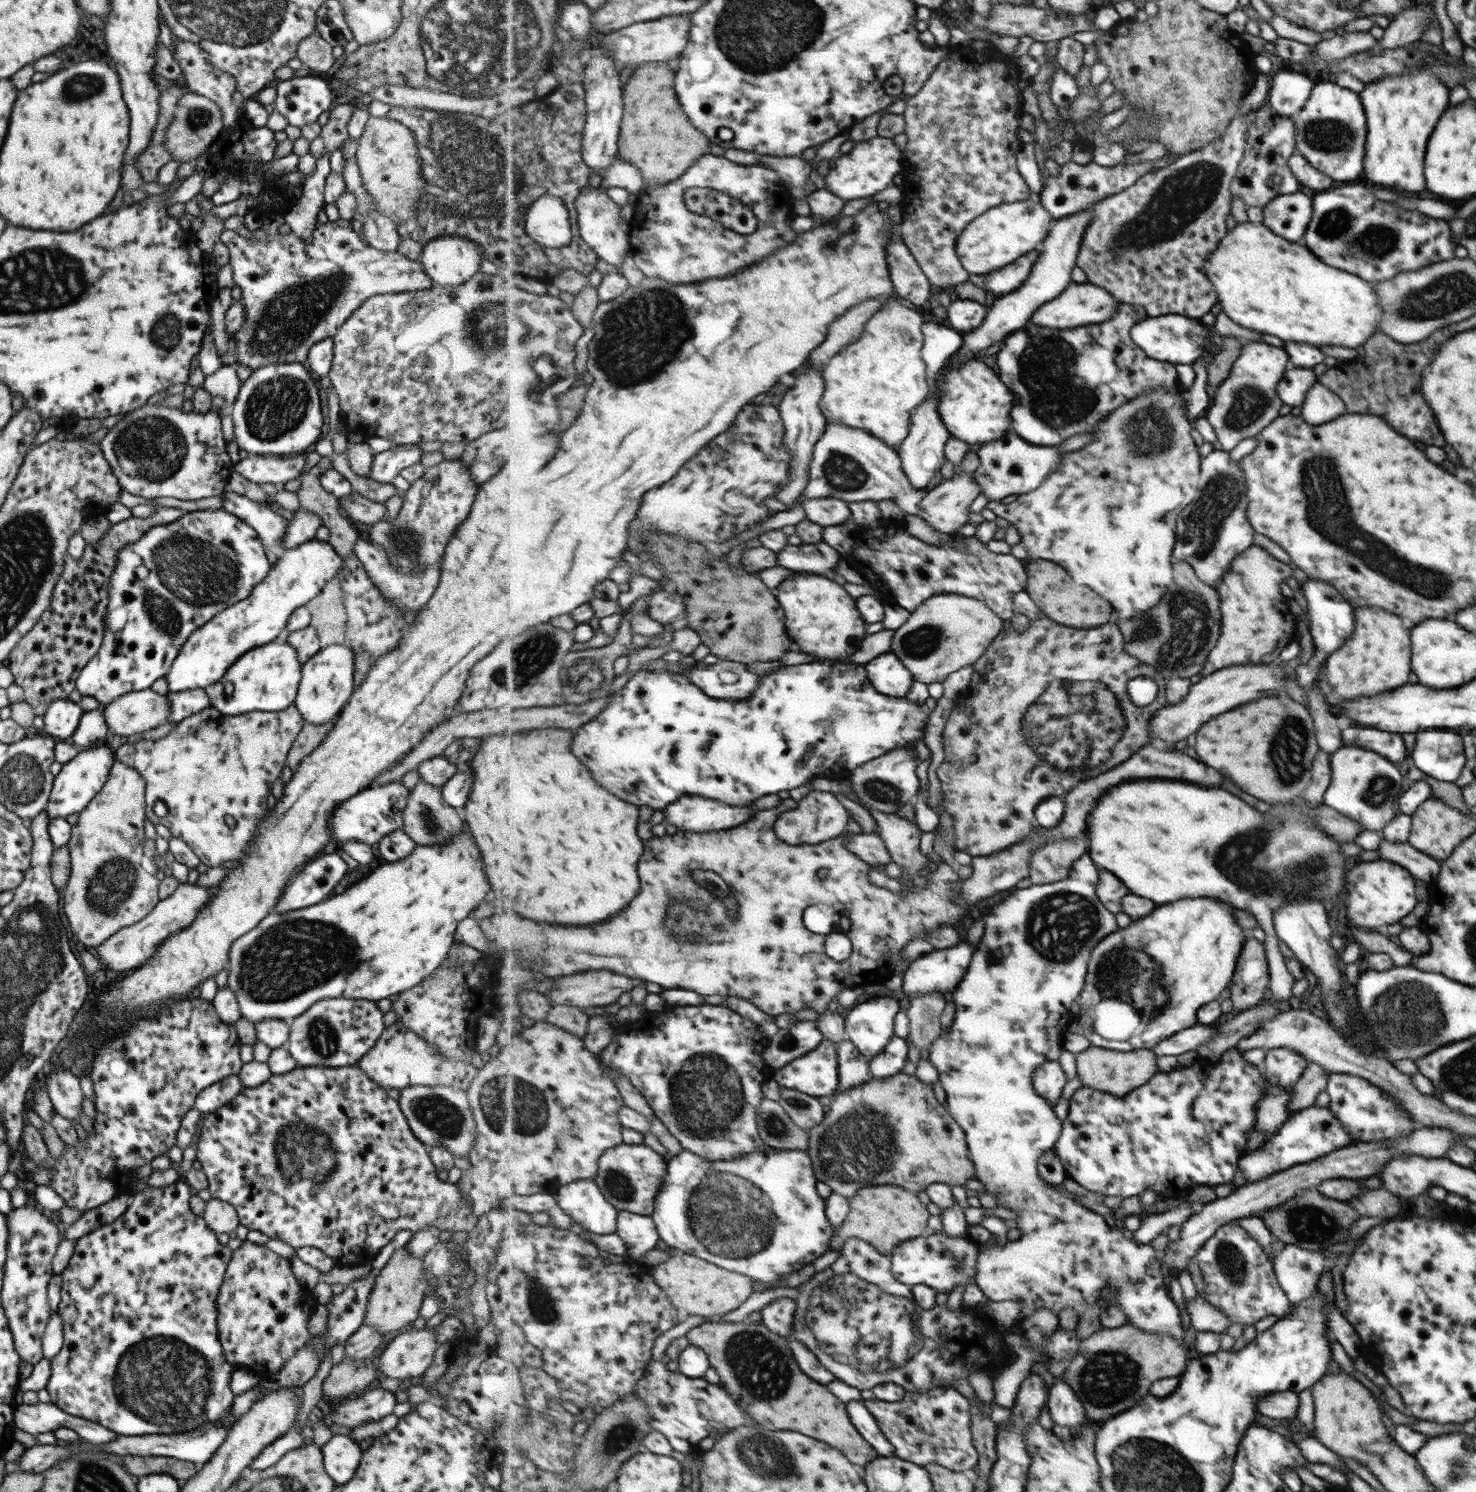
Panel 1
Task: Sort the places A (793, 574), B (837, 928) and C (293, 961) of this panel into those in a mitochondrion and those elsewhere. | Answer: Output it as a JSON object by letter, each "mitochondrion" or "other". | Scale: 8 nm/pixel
{"A":"other","B":"other","C":"mitochondrion"}

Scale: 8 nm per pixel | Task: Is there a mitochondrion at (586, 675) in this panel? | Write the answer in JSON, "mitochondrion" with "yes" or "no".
{"mitochondrion":"yes"}

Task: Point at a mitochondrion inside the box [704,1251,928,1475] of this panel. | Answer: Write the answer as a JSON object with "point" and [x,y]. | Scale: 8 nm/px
{"point":[751,1355]}

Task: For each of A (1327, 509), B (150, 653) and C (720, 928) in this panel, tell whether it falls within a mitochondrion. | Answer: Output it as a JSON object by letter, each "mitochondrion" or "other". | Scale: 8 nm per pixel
{"A":"mitochondrion","B":"other","C":"mitochondrion"}

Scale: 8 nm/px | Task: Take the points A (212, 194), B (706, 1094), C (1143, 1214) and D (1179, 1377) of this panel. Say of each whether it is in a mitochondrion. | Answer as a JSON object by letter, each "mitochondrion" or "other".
{"A":"other","B":"mitochondrion","C":"other","D":"other"}

